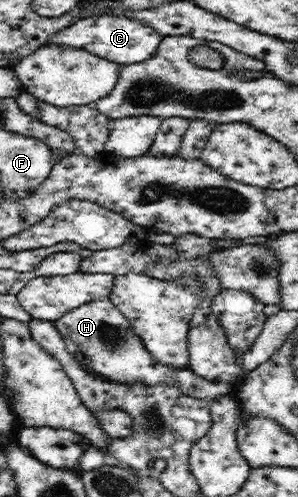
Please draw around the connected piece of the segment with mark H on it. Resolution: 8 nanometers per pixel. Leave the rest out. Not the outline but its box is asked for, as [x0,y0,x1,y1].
[55,296,173,383]

